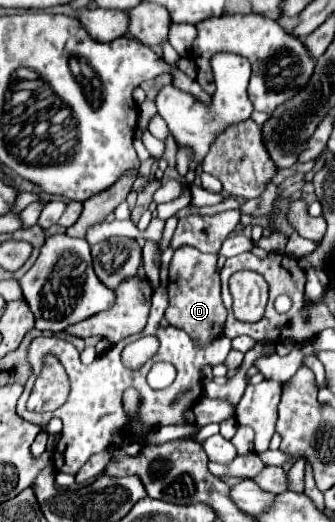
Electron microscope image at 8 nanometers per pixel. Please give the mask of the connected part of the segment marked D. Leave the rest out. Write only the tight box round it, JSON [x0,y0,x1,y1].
[164,246,228,346]

